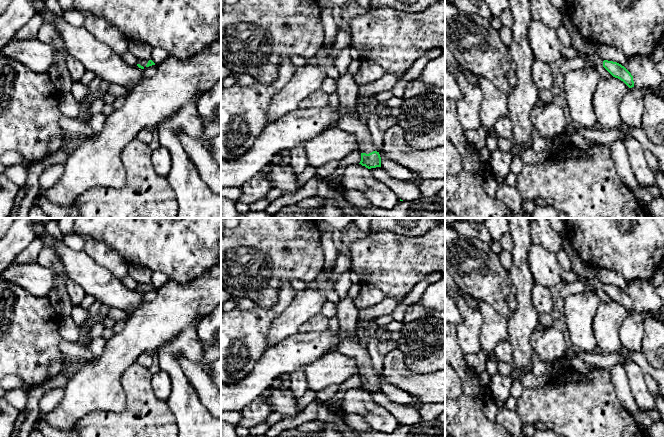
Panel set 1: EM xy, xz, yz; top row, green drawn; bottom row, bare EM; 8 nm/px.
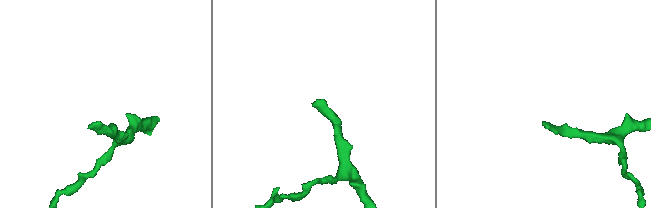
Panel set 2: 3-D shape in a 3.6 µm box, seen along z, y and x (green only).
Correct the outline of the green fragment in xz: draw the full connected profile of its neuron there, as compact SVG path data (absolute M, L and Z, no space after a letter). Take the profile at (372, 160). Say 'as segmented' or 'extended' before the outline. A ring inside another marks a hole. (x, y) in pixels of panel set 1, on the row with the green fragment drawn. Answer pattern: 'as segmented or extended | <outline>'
extended | M348 71L336 79L336 92L342 108L342 117L337 122L337 127L355 136L361 152L359 164L368 169L381 167L381 157L379 152L374 150L368 125L364 118L358 117L355 113L358 88L354 76Z

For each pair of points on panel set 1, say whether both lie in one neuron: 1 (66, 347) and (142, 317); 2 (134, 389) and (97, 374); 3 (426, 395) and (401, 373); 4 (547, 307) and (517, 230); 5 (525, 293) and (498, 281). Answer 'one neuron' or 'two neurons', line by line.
1: two neurons
2: two neurons
3: one neuron
4: two neurons
5: two neurons

